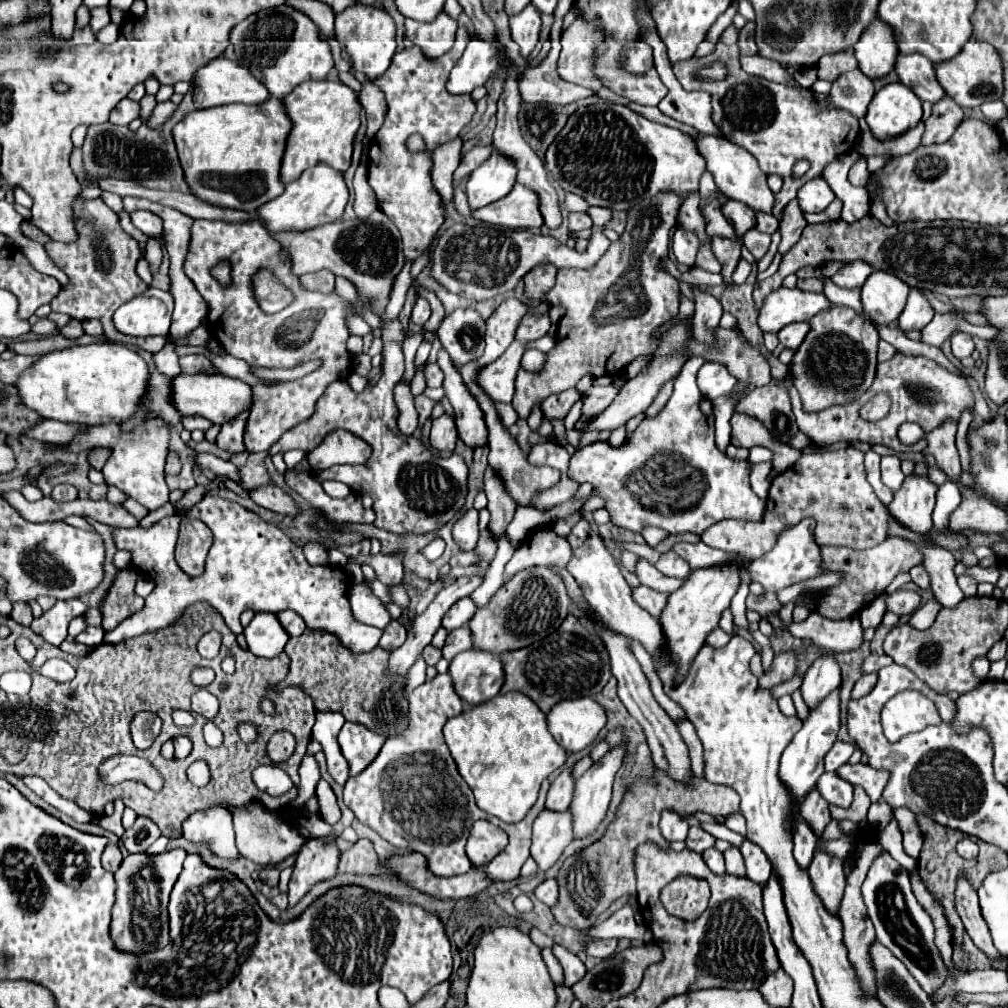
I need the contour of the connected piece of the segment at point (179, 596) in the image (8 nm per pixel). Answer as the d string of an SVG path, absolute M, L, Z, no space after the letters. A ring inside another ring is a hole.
M204 494L204 498L198 504L194 504L186 516L210 524L212 530L208 566L200 578L190 578L188 574L184 574L174 560L180 514L162 518L152 528L144 530L137 526L139 522L122 504L110 504L106 498L102 498L94 502L94 508L90 508L90 518L118 528L112 532L116 548L132 552L130 564L138 572L148 574L156 584L154 592L146 598L142 610L126 618L126 622L122 622L116 630L106 632L104 636L106 644L118 644L126 638L134 638L150 630L162 630L170 626L170 622L174 622L174 618L178 618L178 614L186 606L204 600L210 602L222 614L226 626L235 635L243 632L240 622L242 610L250 608L254 612L276 614L288 608L298 612L310 630L322 630L334 634L340 640L340 644L354 654L364 654L378 646L382 630L374 626L366 626L354 618L348 602L346 574L340 568L310 566L302 554L302 548L298 548L284 532L278 532L276 526L266 524L262 520L250 522L250 510L242 508L236 502L224 500L220 496Z

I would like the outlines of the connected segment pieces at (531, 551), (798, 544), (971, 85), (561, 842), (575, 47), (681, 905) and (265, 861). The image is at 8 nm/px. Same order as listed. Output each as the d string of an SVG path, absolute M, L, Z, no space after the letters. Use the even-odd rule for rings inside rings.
M538 528L536 538L524 540L520 548L514 552L512 562L506 564L506 580L510 580L516 572L532 568L556 564L560 568L570 560L570 548L566 546L566 538L556 536L550 528Z
M805 518L800 521L798 526L790 528L790 530L784 530L776 542L776 546L764 554L762 558L754 560L750 564L750 574L752 574L752 580L754 582L760 582L766 590L780 590L780 588L786 588L790 584L796 584L796 582L802 582L802 580L808 580L808 578L814 578L818 574L822 574L822 568L820 568L820 548L818 544L814 544L814 528L816 522L814 518Z
M970 38L960 54L956 58L950 58L950 62L940 62L936 64L936 78L940 86L946 90L946 94L956 102L956 100L974 100L974 102L958 102L958 106L974 108L980 106L988 100L1000 100L1002 98L1002 64L998 52L980 40Z
M542 810L534 820L530 848L530 854L536 860L538 868L548 870L550 866L554 866L570 842L572 842L570 812L554 814L552 810Z
M574 20L574 24L562 34L562 52L556 64L556 72L562 80L590 86L592 90L600 90L602 82L594 78L594 44L602 42L602 30L598 28L598 20L584 22Z
M682 876L662 890L664 908L682 920L696 920L708 908L710 888L706 882Z
M250 804L248 810L232 810L234 828L236 828L236 846L240 854L252 860L256 866L276 866L292 854L298 854L304 846L304 838L288 822L282 822L276 816L270 816L268 810L260 804Z

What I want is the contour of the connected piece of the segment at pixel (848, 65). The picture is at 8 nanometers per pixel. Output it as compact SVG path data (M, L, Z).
M848 46L842 52L826 54L826 56L820 58L820 62L818 62L818 78L834 82L840 74L844 74L848 70L854 70L856 66L858 66L858 62L854 58L854 48Z

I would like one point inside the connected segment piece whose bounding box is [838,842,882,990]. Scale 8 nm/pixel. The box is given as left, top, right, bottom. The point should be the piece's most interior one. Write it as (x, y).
(858, 931)

